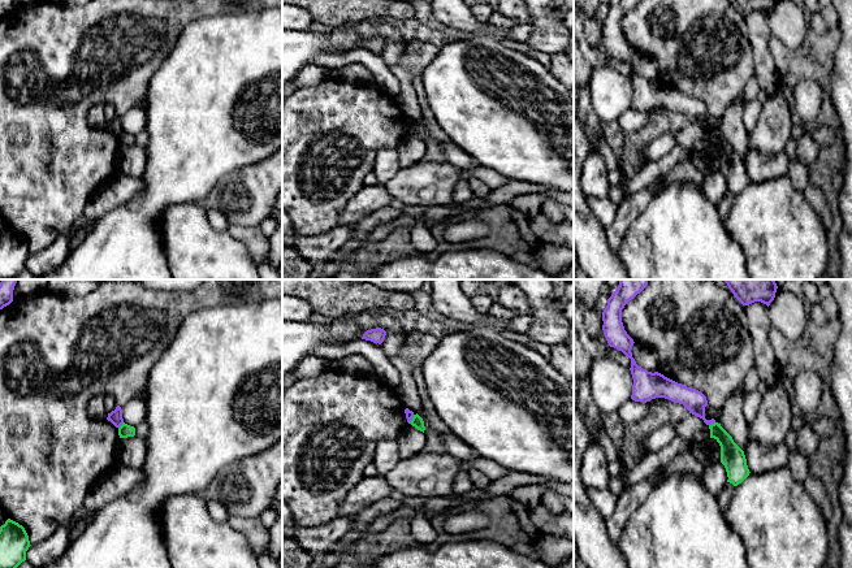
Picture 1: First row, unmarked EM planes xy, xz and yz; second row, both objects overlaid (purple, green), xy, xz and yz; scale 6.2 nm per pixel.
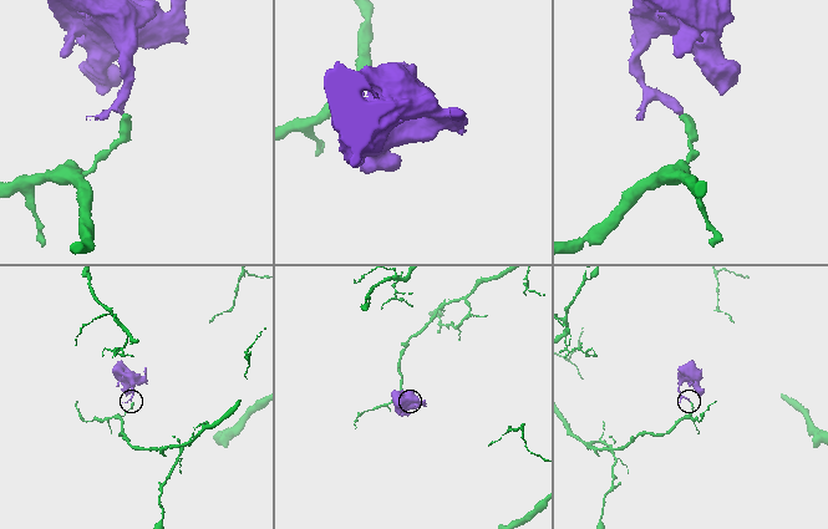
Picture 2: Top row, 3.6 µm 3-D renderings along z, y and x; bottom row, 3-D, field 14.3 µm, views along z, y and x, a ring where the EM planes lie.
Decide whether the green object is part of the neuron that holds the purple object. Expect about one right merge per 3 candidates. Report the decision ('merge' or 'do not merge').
do not merge

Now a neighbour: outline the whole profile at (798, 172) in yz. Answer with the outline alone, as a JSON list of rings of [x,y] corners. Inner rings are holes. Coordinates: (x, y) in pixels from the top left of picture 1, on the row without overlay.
[[[793,159],[790,162],[787,175],[790,177],[793,187],[797,191],[804,192],[805,187],[810,183],[808,175],[808,166],[799,161],[797,159]]]

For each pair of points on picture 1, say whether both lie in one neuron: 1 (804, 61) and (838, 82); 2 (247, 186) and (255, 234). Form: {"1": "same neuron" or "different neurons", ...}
{"1": "different neurons", "2": "different neurons"}

